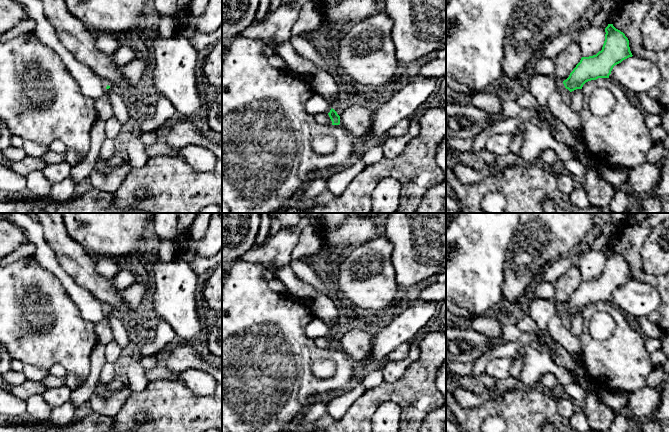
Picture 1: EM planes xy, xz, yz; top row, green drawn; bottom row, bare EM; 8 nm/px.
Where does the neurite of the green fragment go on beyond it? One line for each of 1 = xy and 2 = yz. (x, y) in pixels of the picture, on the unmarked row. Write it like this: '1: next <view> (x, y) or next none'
1: next none
2: next none

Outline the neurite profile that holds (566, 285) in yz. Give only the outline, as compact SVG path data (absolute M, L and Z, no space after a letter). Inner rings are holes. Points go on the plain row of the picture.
M578 267L568 269L555 283L555 300L562 305L566 304L582 282Z

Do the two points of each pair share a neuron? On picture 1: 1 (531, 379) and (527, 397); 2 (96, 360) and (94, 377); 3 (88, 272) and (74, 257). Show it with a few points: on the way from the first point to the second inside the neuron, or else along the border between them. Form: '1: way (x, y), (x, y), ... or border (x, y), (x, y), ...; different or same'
1: border (526, 387), (534, 388); different
2: way (96, 364), (95, 373); same
3: way (84, 268), (77, 261); same

